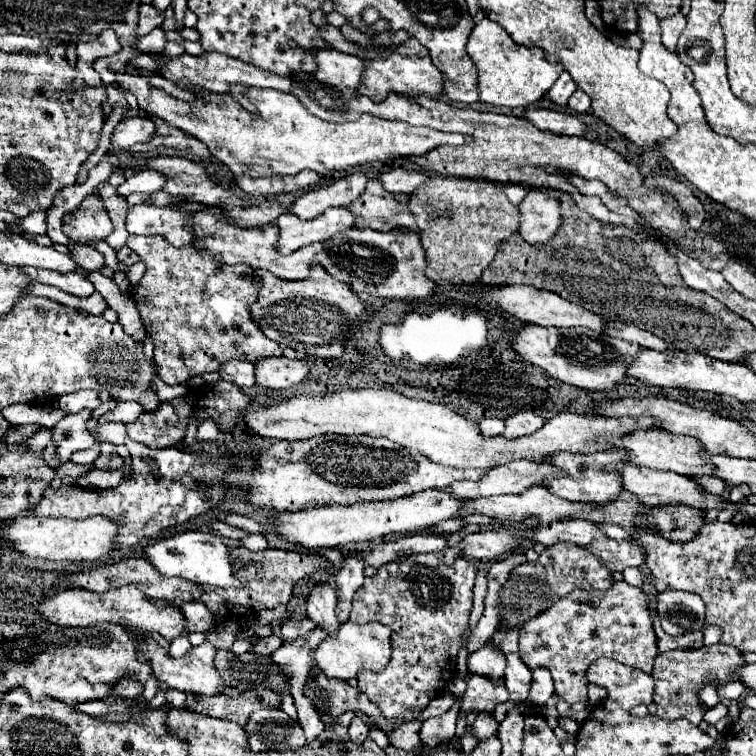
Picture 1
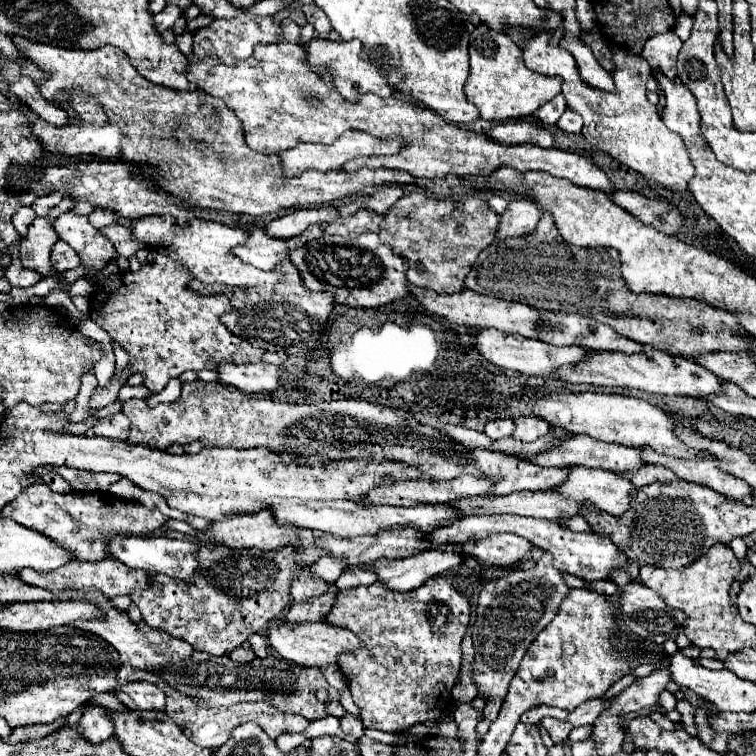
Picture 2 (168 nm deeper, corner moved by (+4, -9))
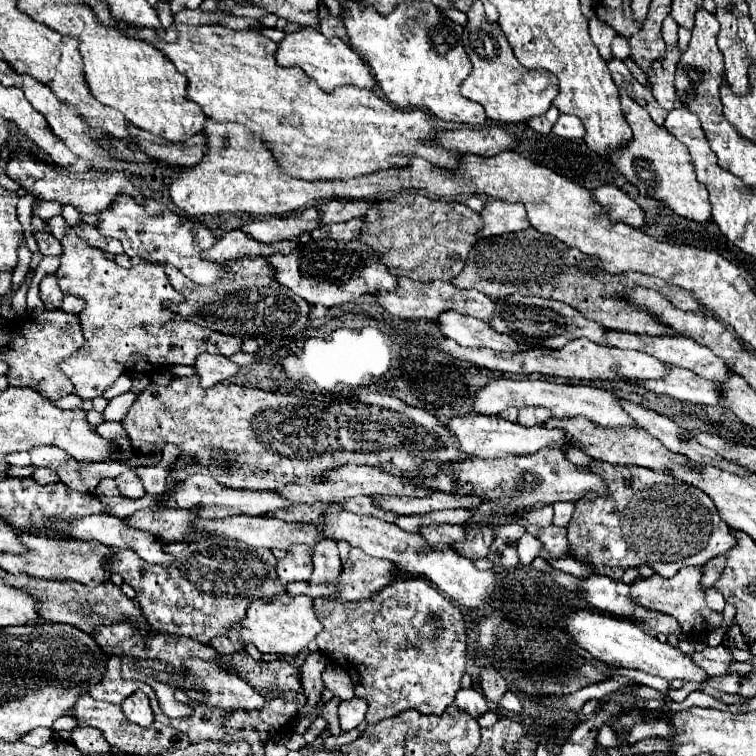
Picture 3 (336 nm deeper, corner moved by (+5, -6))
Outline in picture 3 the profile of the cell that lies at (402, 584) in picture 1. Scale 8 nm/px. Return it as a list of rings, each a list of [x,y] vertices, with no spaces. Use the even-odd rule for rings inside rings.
[[[406,576],[360,602],[316,598],[314,608],[324,626],[316,644],[324,658],[350,674],[356,696],[368,702],[366,724],[394,718],[408,708],[440,716],[454,702],[466,668],[464,616],[428,580]]]

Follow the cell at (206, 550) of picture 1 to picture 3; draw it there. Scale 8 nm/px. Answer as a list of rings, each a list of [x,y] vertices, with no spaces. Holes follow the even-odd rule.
[[[100,514],[100,516],[88,516],[88,518],[76,518],[72,526],[68,526],[68,532],[72,538],[78,540],[96,540],[108,548],[116,550],[132,550],[142,560],[150,564],[172,564],[176,558],[168,552],[164,552],[164,542],[160,538],[152,538],[152,534],[136,530],[128,526],[122,518]]]

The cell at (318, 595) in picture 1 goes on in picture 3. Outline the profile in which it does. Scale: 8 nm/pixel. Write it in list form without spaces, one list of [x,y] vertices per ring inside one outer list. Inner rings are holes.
[[[292,546],[286,558],[278,560],[278,578],[284,586],[290,582],[306,582],[312,572],[312,552],[306,546]]]

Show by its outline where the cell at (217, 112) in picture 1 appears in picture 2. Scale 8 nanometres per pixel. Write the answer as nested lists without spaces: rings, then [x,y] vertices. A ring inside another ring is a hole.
[[[347,131],[333,145],[299,143],[295,149],[281,153],[281,161],[283,161],[285,177],[295,177],[307,169],[317,169],[317,171],[341,169],[349,159],[355,159],[361,155],[393,155],[393,153],[399,153],[401,149],[403,149],[403,141],[399,137],[397,139],[375,139],[363,131]]]

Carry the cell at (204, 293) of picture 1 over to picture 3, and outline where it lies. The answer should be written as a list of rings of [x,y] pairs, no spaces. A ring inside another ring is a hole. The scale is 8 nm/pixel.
[[[54,216],[48,220],[50,232],[64,246],[64,256],[60,258],[60,268],[56,270],[56,280],[64,294],[74,294],[84,298],[86,308],[80,312],[80,324],[86,344],[72,354],[60,368],[72,380],[74,392],[80,398],[92,400],[102,396],[116,378],[128,370],[150,372],[152,366],[192,366],[196,356],[202,352],[232,356],[240,352],[242,338],[226,336],[208,328],[202,328],[180,314],[166,308],[166,304],[182,304],[184,296],[176,292],[162,264],[140,264],[122,268],[114,260],[108,260],[100,248],[88,246],[76,236],[74,228],[64,222],[64,218]]]

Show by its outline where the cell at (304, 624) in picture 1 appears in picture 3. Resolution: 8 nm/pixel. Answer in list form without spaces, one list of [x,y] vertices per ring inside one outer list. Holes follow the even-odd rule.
[[[334,540],[320,542],[314,550],[314,572],[310,576],[310,584],[338,584],[342,574],[342,562],[338,556],[338,548]]]

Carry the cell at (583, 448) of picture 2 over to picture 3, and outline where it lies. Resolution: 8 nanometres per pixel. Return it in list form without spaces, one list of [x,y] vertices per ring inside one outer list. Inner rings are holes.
[[[472,414],[472,416],[462,416],[462,418],[452,418],[448,424],[448,430],[456,436],[458,446],[462,446],[462,450],[470,456],[478,456],[478,458],[508,458],[508,456],[528,456],[534,454],[542,448],[550,448],[554,446],[570,446],[564,430],[560,428],[544,428],[544,426],[520,426],[508,420],[502,420],[498,416],[480,416],[480,414]]]

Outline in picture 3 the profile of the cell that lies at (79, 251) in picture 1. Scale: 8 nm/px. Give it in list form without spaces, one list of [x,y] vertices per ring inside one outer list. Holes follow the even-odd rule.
[[[34,232],[34,236],[36,236],[38,248],[40,248],[40,252],[44,256],[56,256],[56,258],[60,258],[64,254],[62,244],[50,232]]]

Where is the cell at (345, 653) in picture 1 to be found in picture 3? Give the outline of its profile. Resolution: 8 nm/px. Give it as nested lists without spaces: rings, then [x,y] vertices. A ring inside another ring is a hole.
[[[282,594],[282,598],[274,598],[272,602],[256,600],[246,612],[246,618],[234,626],[230,640],[238,640],[244,644],[254,644],[260,652],[282,654],[284,658],[294,658],[308,648],[308,644],[320,634],[320,620],[314,614],[312,598],[308,596],[290,596]]]

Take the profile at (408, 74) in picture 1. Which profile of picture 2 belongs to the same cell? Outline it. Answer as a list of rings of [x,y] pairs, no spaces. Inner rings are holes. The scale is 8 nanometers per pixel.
[[[311,39],[305,47],[305,61],[309,65],[323,67],[331,75],[331,81],[337,87],[337,91],[341,93],[341,97],[347,101],[357,101],[359,95],[363,95],[363,93],[375,93],[379,97],[391,97],[395,93],[395,89],[391,85],[387,85],[385,73],[379,71],[379,65],[361,59],[361,43],[359,41],[335,43],[329,39]]]

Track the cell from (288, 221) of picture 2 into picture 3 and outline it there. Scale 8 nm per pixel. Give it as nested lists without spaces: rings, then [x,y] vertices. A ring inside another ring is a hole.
[[[306,208],[302,214],[292,214],[292,216],[274,216],[266,220],[256,220],[248,222],[242,226],[246,234],[252,238],[264,242],[264,244],[274,244],[280,240],[296,238],[306,230],[314,230],[322,222],[322,212],[318,208]]]

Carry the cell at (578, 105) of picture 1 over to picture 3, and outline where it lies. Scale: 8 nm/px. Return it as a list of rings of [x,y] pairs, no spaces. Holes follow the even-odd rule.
[[[560,114],[558,122],[554,124],[552,132],[560,138],[582,138],[584,136],[584,124],[580,118],[576,116],[568,116],[568,114]]]

